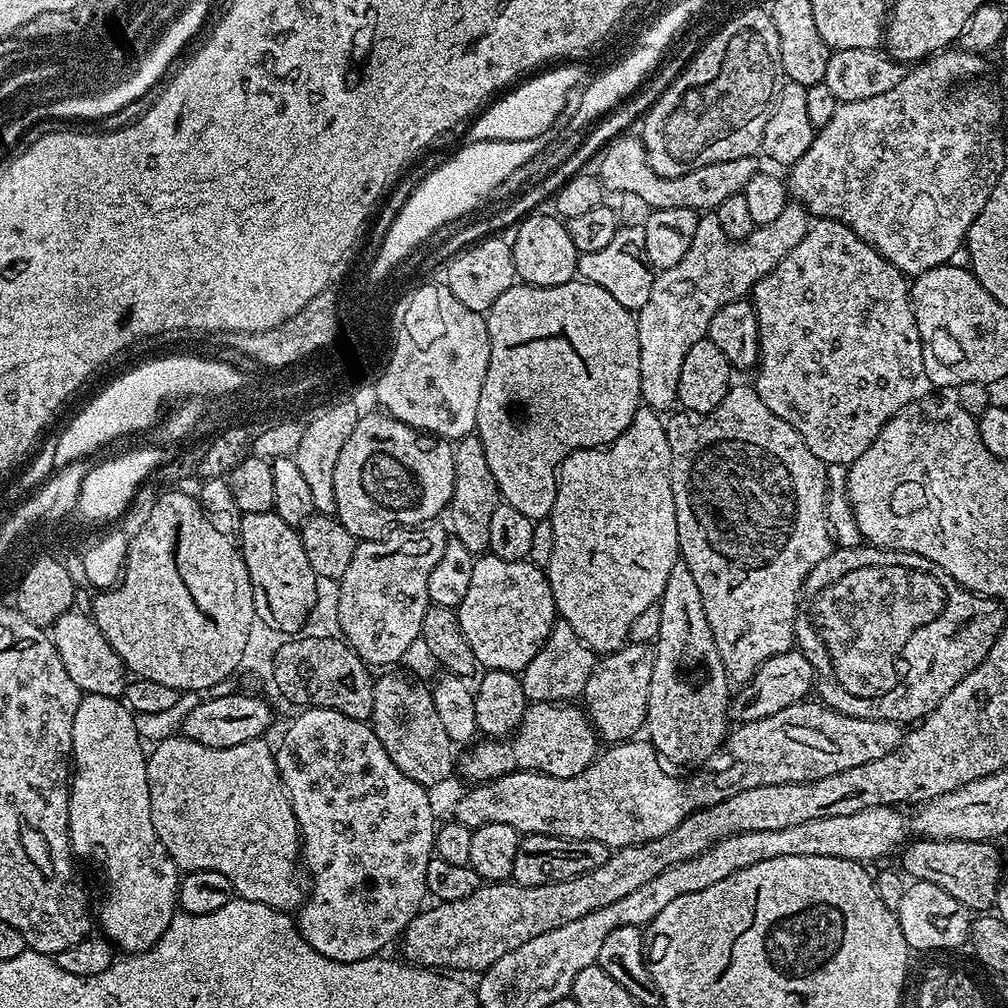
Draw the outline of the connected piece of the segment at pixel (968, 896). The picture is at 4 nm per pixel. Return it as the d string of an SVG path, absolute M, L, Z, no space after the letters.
M912 838L903 845L899 853L899 856L901 855L899 867L912 880L934 882L934 886L942 886L942 890L946 890L950 898L958 898L962 906L966 906L973 913L984 914L995 905L1000 881L1006 876L1004 860L996 846L995 843L986 840Z

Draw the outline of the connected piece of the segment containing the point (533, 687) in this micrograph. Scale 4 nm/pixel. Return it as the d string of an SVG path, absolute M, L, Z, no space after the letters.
M557 623L538 654L530 658L520 676L524 697L538 704L572 702L583 697L584 687L590 674L594 674L597 659L597 653L590 646L586 646L586 642L582 642L582 638L578 638L578 634L574 634L568 624Z

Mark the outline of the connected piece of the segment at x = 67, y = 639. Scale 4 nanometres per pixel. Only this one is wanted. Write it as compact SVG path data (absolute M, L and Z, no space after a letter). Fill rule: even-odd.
M69 610L61 614L50 626L50 635L58 650L58 658L62 658L62 666L66 666L66 674L80 688L81 693L90 696L115 696L123 693L126 683L126 669L122 658L106 642L102 630L98 630L96 621L86 614Z

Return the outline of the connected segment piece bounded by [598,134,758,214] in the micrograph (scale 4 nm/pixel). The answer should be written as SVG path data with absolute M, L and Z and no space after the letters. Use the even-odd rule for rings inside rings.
M621 135L611 141L603 149L599 157L600 168L598 175L605 189L612 192L629 192L632 196L637 196L644 204L649 204L649 209L655 210L694 210L698 214L715 213L726 198L732 198L734 194L744 191L746 182L754 178L758 170L756 156L746 158L734 158L730 162L714 162L710 166L702 166L698 170L690 170L681 176L660 176L650 166L648 152L644 149L639 135Z

